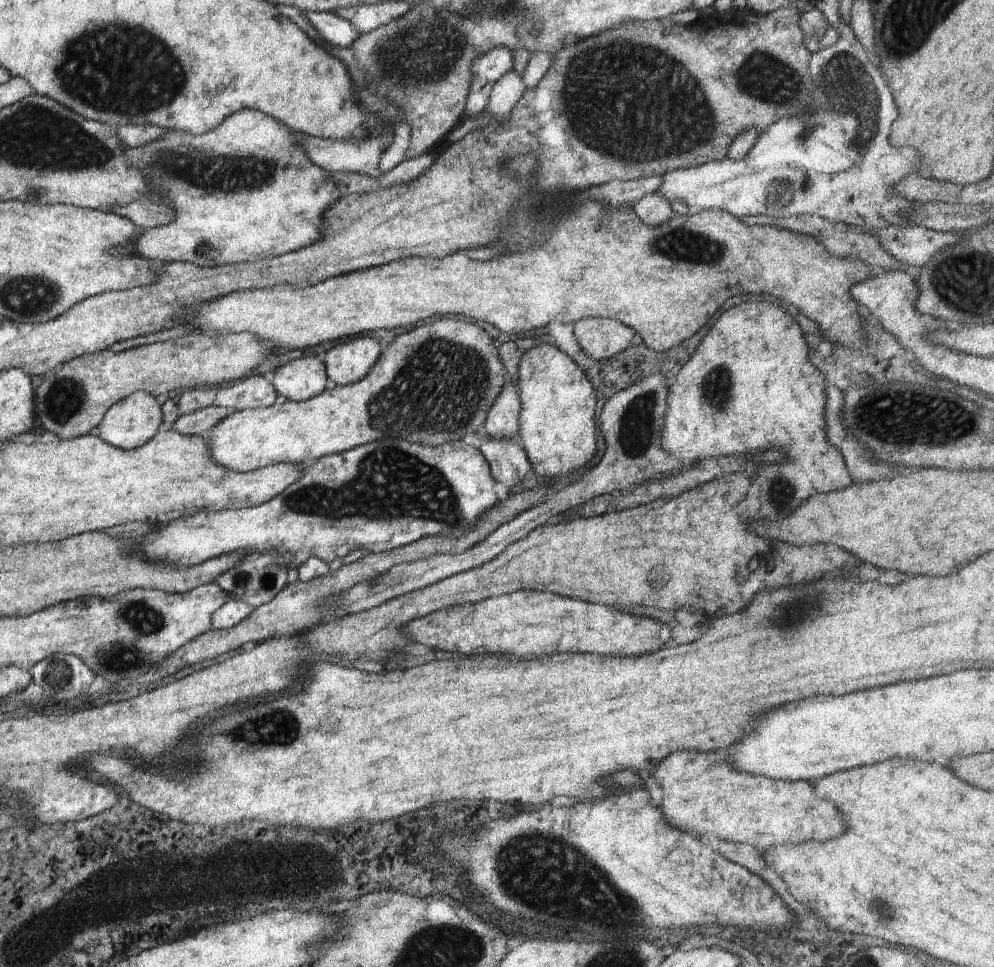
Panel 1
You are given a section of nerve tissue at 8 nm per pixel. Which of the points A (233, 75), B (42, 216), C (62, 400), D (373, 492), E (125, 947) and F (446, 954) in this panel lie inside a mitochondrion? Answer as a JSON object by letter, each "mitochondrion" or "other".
{"A":"other","B":"other","C":"mitochondrion","D":"mitochondrion","E":"other","F":"mitochondrion"}

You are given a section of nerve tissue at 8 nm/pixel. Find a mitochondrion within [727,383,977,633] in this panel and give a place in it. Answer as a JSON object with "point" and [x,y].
{"point":[876,412]}

